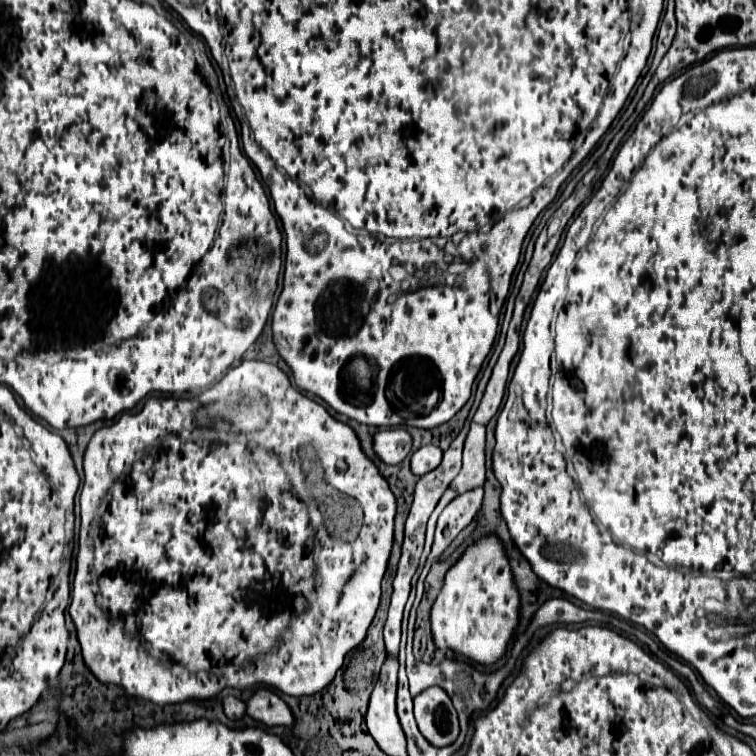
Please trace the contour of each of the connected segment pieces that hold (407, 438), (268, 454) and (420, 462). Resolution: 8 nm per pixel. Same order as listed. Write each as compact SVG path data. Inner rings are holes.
M387 429L387 431L379 431L373 437L373 447L375 453L379 455L381 461L395 465L401 463L413 445L413 437L405 431L405 429Z
M242 359L242 360L241 360L241 361L239 361L239 363L235 363L235 365L233 365L233 367L231 367L231 369L229 369L229 371L227 371L227 373L223 373L223 375L221 375L221 379L220 379L220 381L218 381L218 382L217 382L217 385L215 385L215 387L212 387L212 388L209 388L209 389L206 389L206 390L203 390L203 391L201 391L201 392L200 392L200 393L199 393L199 394L198 394L198 395L195 395L195 397L189 397L189 399L177 399L177 397L165 397L165 395L161 395L161 397L157 397L157 395L153 395L153 397L149 397L149 399L147 399L147 401L145 401L145 405L143 405L143 409L141 409L141 411L139 411L139 413L137 413L137 415L135 415L135 413L125 413L125 415L121 415L121 419L117 419L117 421L115 421L115 423L111 423L111 425L105 425L105 427L101 427L101 429L97 429L97 431L95 431L95 435L93 435L93 437L91 437L91 441L89 441L89 445L87 445L87 449L85 449L85 455L83 455L83 471L85 471L85 481L83 481L83 489L81 489L81 531L79 531L79 553L77 553L77 569L75 569L75 577L73 577L73 597L71 597L71 607L69 607L69 615L71 615L71 619L73 619L73 625L75 625L75 629L77 629L77 639L79 639L79 645L81 645L81 651L83 651L83 661L85 661L85 665L87 665L87 669L89 669L89 671L91 671L91 673L93 673L93 675L95 675L95 677L97 677L97 679L99 679L99 681L101 681L101 683L113 683L113 685L119 685L119 687L123 687L123 689L125 689L125 695L127 695L127 697L139 697L139 699L145 699L145 701L151 701L151 703L155 703L155 705L173 705L173 703L185 703L185 701L191 701L191 699L211 699L211 697L215 697L215 695L219 695L219 693L221 693L221 691L223 691L223 689L225 689L225 687L231 687L231 689L239 689L239 691L251 691L251 689L253 689L253 687L257 687L257 685L259 685L259 687L273 687L273 689L279 689L279 691L281 691L281 693L285 693L285 695L293 695L293 697L303 697L303 695L315 695L315 693L319 693L319 691L323 691L323 689L325 689L325 687L327 687L327 685L329 685L329 683L331 683L331 681L333 681L333 679L335 679L335 673L337 673L337 671L339 671L339 669L341 669L341 667L343 667L343 661L345 661L345 657L347 657L347 653L349 653L349 651L353 651L353 649L355 649L355 647L359 647L359 645L361 645L361 643L363 643L363 639L365 639L365 637L367 637L367 629L369 629L369 625L371 625L371 621L373 621L373 617L375 617L375 613L377 613L377 607L379 607L379 599L381 599L381 581L383 581L383 575L385 575L385 571L387 571L387 563L389 563L389 557L391 557L391 549L393 549L393 523L395 523L395 511L397 511L397 499L395 499L395 495L393 495L393 491L391 491L391 489L389 489L389 483L387 483L387 479L385 479L385 477L383 477L383 475L381 475L381 471L379 471L379 469L377 469L377 465L375 465L375 463L373 463L373 461L371 461L371 459L369 459L369 457L367 457L367 455L365 455L365 451L363 451L363 449L361 449L361 441L359 441L359 437L357 437L357 433L355 433L355 431L353 431L353 429L351 429L351 427L349 427L349 425L347 425L347 423L343 423L343 421L339 421L339 419L335 419L335 417L333 417L333 415L329 415L329 411L327 411L327 409L325 409L325 407L323 407L323 405L319 405L319 403L317 403L317 401L313 401L313 399L309 399L309 397L305 397L305 395L303 395L303 393L299 393L299 391L297 391L297 389L295 389L295 387L293 387L293 385L291 385L291 381L289 381L289 375L287 375L287 373L285 373L285 371L281 371L281 369L279 369L279 367L277 367L277 365L275 365L275 363L265 363L265 361L261 361L261 360L257 360L257 359L251 359L251 360L247 360L247 359ZM301 463L303 463L303 467L309 467L309 471L307 471L307 469L305 469L305 477L307 477L307 481L309 481L309 485L311 485L311 493L313 493L313 496L311 496L311 495L310 495L310 496L309 496L309 500L310 500L310 501L308 501L308 502L309 502L309 503L310 503L310 502L311 502L311 501L314 501L314 497L315 497L315 501L319 501L319 509L321 509L321 513L323 513L323 527L325 527L325 531L327 531L327 535L329 535L329 537L327 537L327 539L321 539L321 537L317 537L317 529L315 529L315 527L313 527L313 525L311 525L311 519L309 519L309 509L308 509L308 506L309 506L309 504L305 504L305 503L308 503L308 502L303 502L303 501L301 501L301 499L299 499L299 497L297 497L297 493L295 493L295 487L293 487L293 484L296 484L296 483L295 483L295 480L298 480L298 479L299 479L299 481L298 481L298 482L297 482L297 483L301 483L301 484L303 484L303 483L302 483L302 480L304 480L304 479L302 479L302 476L303 476L303 470L302 470L302 467L301 467ZM325 473L347 473L347 481L325 481ZM315 537L317 537L317 539L319 539L319 541L321 541L321 543L323 543L323 547L319 547L319 549L321 549L321 555L319 555L319 557L317 557L317 559L315 559L315 551L313 551L313 547L311 547L311 545L313 545L313 541L315 541ZM347 581L349 581L349 589L343 589L343 585L345 585L345 583L347 583ZM277 591L281 591L281 595L285 595L285 597L287 597L287 601L283 601L283 607L281 607L281 609L279 609L279 611L277 611L277 609L273 609L273 607L271 607L271 605L269 605L269 601L271 601L271 603L273 603L273 595L275 595L275 593L277 593ZM231 653L235 653L235 655L233 655L233 661L231 661L231 665L229 665L229 663L227 663L227 665L225 665L225 667L223 667L223 663L225 663L225 661L227 661L227 659L229 659L229 657L231 657Z
M425 445L425 447L421 447L419 451L413 453L413 457L411 457L411 471L421 477L421 475L433 471L441 463L441 459L443 459L443 451L439 447Z

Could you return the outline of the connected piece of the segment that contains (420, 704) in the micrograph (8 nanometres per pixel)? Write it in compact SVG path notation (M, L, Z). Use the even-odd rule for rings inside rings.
M429 687L415 699L415 719L421 735L435 747L455 743L459 737L457 711L441 687Z

